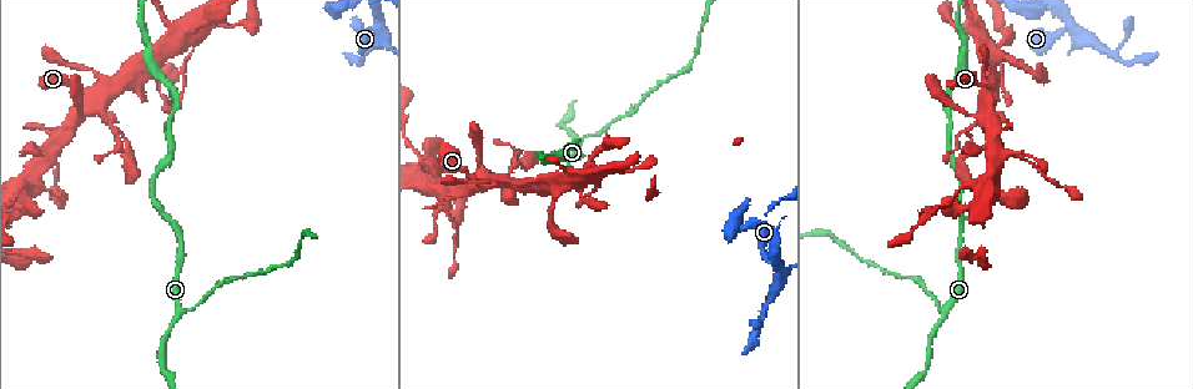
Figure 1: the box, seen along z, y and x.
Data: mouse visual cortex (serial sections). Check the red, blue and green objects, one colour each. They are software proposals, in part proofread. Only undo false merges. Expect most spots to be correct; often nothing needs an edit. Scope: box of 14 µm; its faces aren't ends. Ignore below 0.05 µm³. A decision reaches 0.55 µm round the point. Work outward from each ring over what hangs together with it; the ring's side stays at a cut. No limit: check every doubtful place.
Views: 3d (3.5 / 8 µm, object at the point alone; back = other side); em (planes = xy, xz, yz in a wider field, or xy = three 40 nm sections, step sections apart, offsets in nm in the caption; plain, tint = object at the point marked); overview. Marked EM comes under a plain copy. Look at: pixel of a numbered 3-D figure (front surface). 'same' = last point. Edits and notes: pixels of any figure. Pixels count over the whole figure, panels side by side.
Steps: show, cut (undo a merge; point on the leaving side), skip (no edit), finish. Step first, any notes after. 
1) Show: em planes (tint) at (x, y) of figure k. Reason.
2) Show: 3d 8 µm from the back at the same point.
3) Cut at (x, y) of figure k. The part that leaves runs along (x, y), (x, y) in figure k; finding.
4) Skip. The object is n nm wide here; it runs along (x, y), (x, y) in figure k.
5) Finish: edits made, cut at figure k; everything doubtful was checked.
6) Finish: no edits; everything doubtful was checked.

Show: 3d 8 µm at (183, 312) of figure 1. Three-way junction.

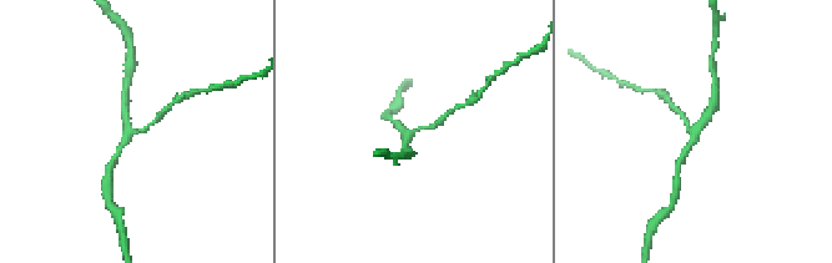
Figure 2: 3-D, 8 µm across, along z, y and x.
Show: 3d 3.5 µm at (136, 132) of figure 2. Closer look.

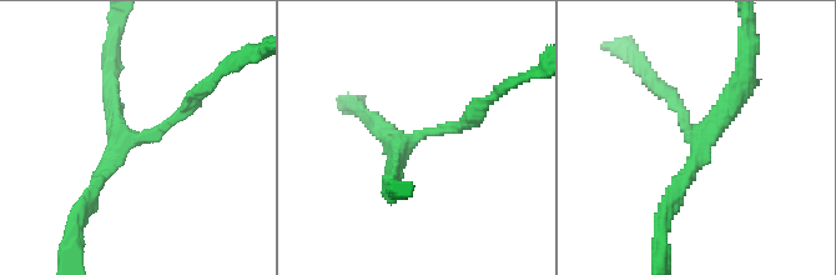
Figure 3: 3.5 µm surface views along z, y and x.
Show: em xy step 2 (tint) at (414, 139) of figure 3. 3 arms meet here; the arms are 150, 200, 250 nm wide.

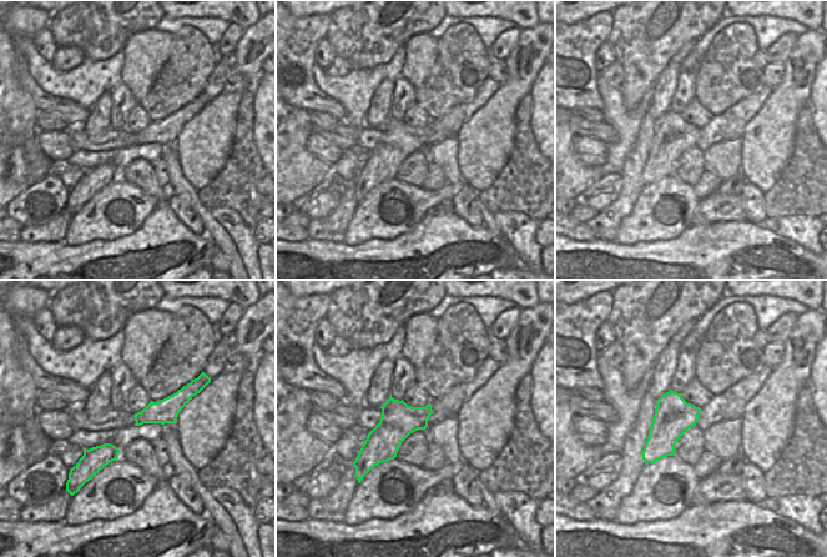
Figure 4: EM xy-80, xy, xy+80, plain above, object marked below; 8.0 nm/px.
Skip. The object is 280 nm wide here; it runs along (389, 186), (412, 138), (473, 113) in figure 3; continuous, no second cell.

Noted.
Show: 3d 3.5 µm at (986, 98) of figure 1. Four or more arms meet.

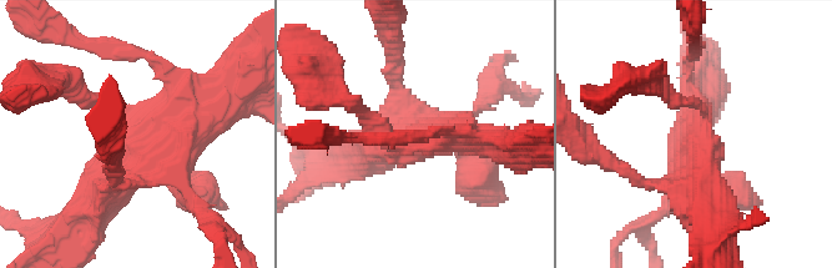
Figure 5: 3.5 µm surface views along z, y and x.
Show: em xy step 5 (tint) at (412, 144) of figure 5. Now the EM.

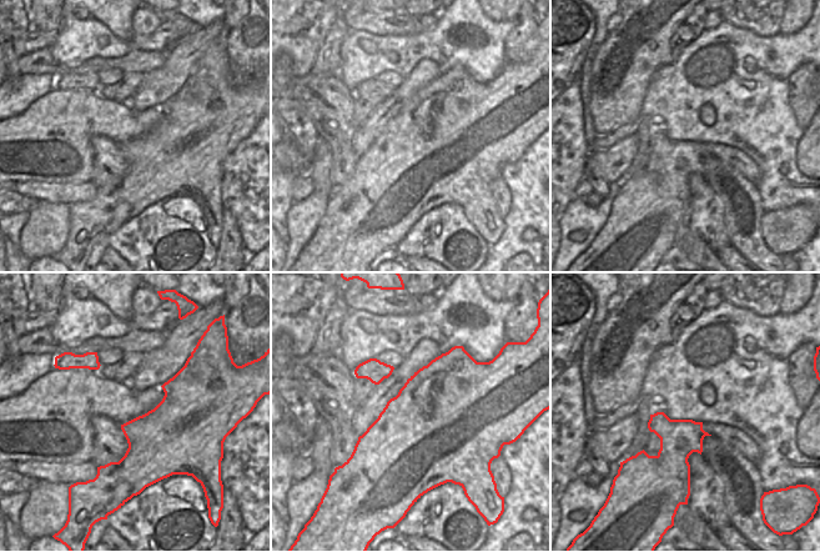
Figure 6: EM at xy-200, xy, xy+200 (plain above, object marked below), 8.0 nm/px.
Skip. It runs along (669, 94), (706, 112), (710, 208) in figure 5; one cell here.

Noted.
Show: 3d 3.5 µm at (194, 37) of figure 1.

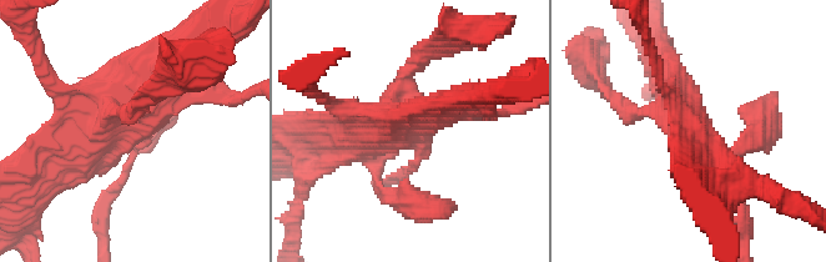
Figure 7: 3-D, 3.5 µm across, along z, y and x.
Show: em xy step 1 (tint) at (404, 138) of figure 7. Now the EM.

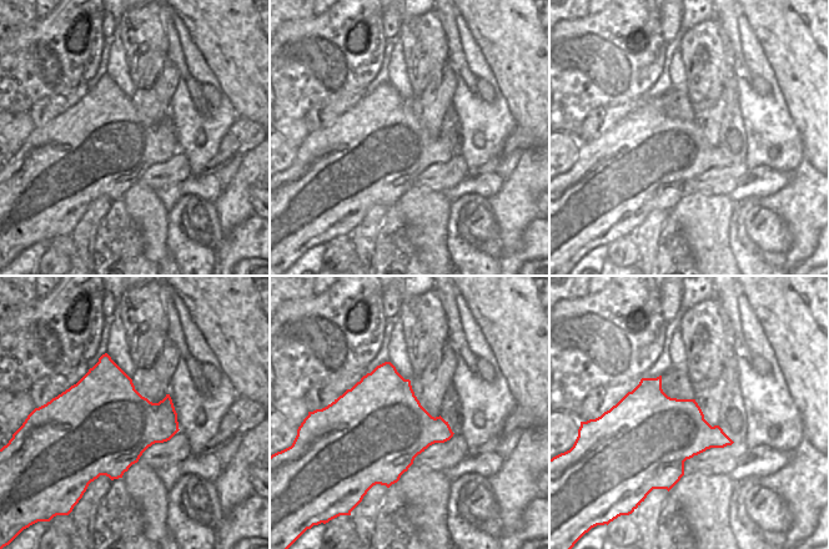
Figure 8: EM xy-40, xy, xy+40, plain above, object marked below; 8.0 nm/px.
Skip. The object is 750 nm wide here; it runs along (49, 169), (176, 70) in figure 7; one cell here.

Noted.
Finish: no edits; everything doubtful was checked.

